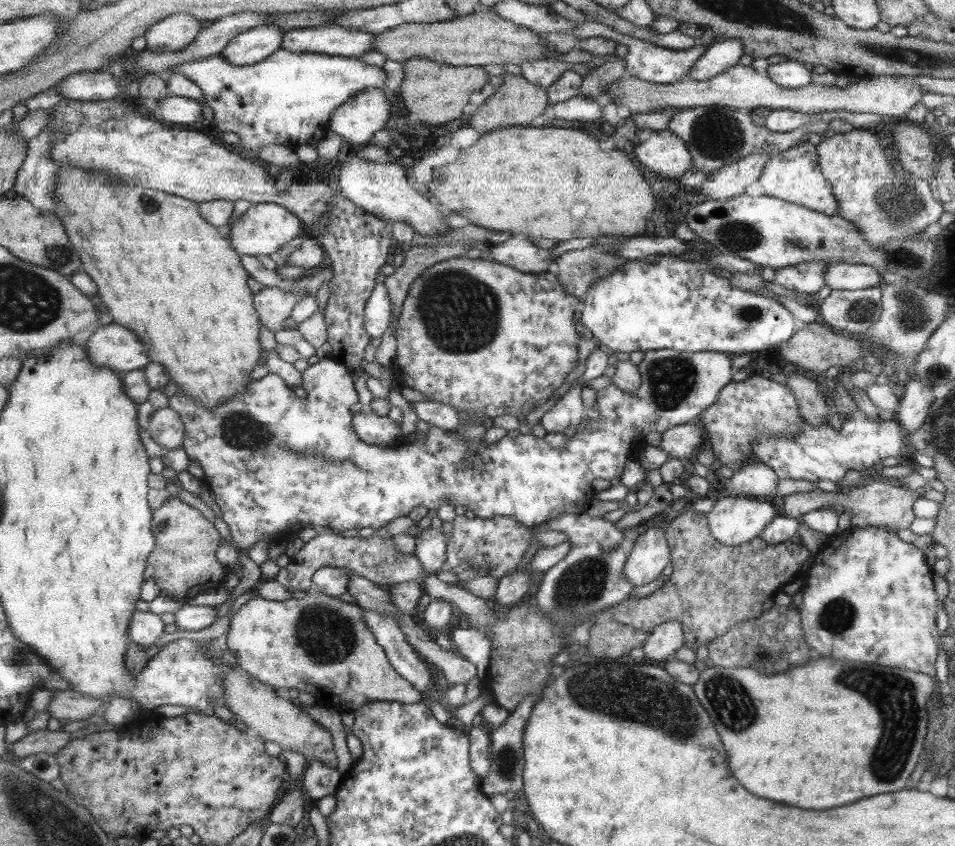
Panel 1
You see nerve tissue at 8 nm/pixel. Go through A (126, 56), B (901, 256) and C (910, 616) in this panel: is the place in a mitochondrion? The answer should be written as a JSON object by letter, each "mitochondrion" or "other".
{"A":"other","B":"mitochondrion","C":"other"}

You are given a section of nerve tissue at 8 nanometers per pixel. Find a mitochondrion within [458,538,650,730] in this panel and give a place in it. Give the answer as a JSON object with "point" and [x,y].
{"point":[583,583]}

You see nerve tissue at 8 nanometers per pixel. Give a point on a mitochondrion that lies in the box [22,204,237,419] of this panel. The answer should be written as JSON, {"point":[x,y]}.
{"point":[59,257]}

